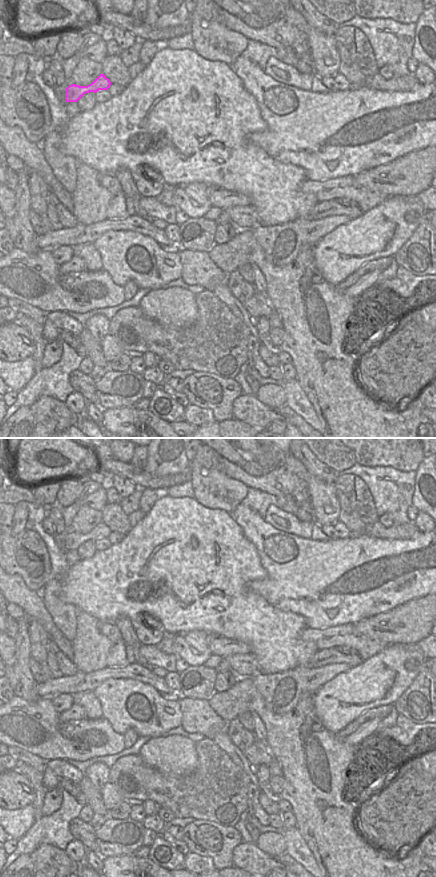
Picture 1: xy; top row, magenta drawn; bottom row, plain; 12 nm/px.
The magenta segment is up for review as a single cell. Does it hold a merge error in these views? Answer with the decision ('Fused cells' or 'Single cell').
Single cell

